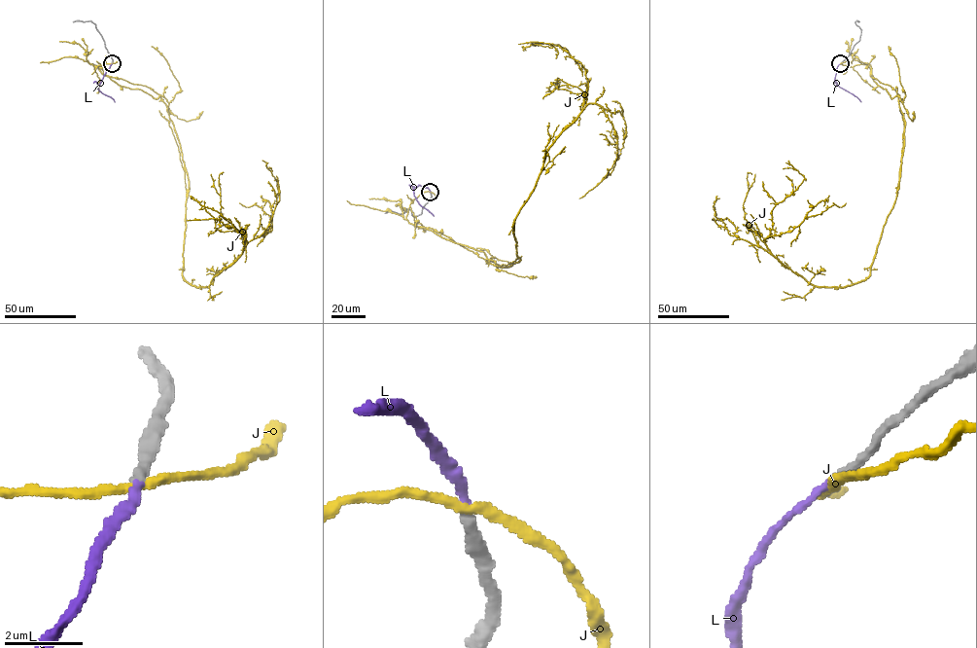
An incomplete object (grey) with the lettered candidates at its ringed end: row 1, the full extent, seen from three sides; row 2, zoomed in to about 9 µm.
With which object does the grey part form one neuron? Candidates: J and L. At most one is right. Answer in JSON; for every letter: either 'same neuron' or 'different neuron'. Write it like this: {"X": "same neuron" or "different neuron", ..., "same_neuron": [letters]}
{"J": "different neuron", "L": "same neuron", "same_neuron": ["L"]}

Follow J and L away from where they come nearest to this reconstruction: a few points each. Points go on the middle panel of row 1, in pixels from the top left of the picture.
J: (430, 192), (415, 227), (520, 260), (513, 222), (587, 88), (566, 49), (535, 43), (556, 58)
L: (430, 192), (419, 185), (413, 189), (413, 196), (434, 216)

